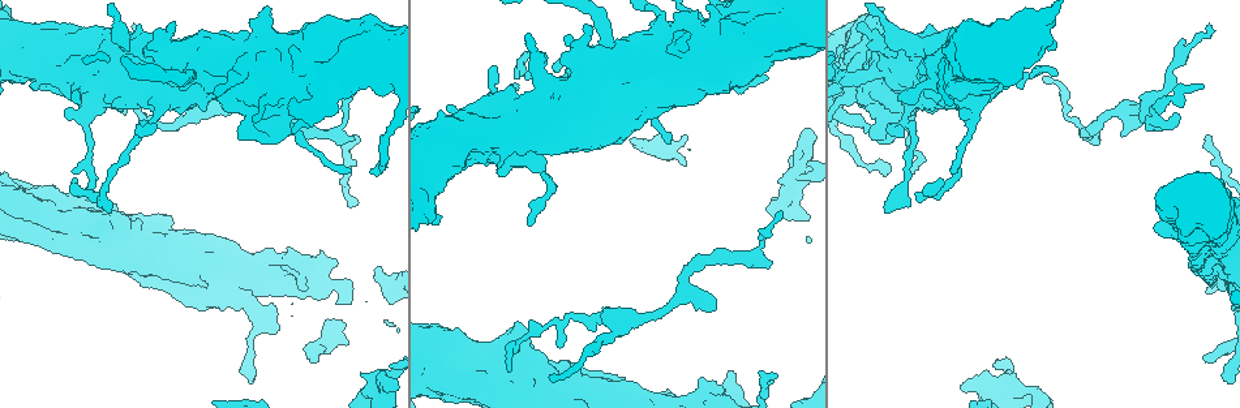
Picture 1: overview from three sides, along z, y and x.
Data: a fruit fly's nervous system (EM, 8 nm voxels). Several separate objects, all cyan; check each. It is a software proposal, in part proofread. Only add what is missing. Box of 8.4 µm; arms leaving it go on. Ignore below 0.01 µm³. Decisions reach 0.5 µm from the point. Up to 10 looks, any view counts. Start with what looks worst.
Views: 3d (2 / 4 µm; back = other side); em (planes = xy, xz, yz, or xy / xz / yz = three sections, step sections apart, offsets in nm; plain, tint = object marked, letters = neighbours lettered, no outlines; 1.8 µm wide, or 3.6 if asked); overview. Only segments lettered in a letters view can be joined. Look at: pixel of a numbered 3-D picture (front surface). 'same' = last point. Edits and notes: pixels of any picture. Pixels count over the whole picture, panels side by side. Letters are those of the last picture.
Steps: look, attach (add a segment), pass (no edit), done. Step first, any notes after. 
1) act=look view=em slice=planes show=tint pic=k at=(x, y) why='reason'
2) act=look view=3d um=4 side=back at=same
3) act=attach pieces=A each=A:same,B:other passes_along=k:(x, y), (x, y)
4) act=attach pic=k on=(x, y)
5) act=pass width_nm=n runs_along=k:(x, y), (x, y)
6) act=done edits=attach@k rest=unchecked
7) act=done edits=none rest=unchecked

act=look view=em slice=planes show=letters pic=1 at=(730, 373)

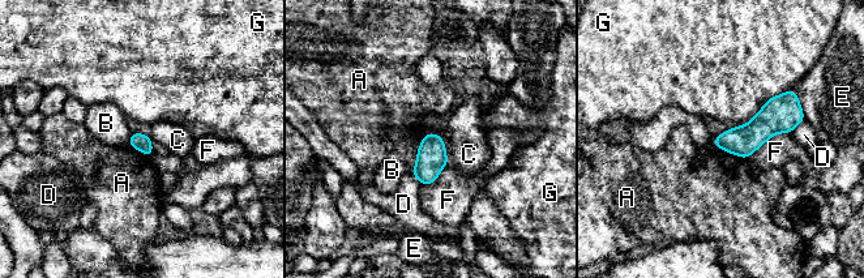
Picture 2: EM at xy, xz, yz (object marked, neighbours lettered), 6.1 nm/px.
act=pass each=A:other,B:other,C:other,D:other,E:other,F:other,G:other border=2:(715, 145), (747, 158) found='none of them fits'

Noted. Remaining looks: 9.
act=look view=em um=3.6 slice=yz step=4 show=tint pic=1 at=(206, 288) why='free end'

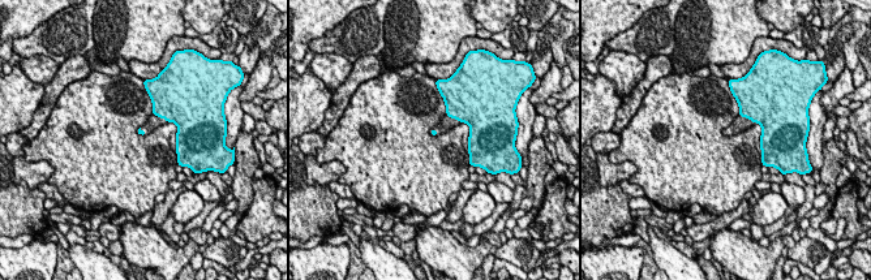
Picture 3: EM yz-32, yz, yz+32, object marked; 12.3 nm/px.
act=look view=em um=3.6 slice=planes show=letters at=same

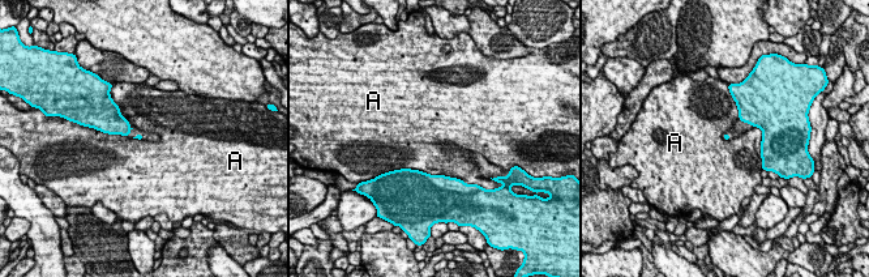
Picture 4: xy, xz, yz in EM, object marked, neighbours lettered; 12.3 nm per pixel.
act=pass each=A:other border=4:(399, 169), (418, 169), (459, 179) found='no lettered segment goes on from it'

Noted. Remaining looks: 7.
act=look view=em slice=xz step=8 show=tint pic=1 at=(1136, 119) why='an open end'

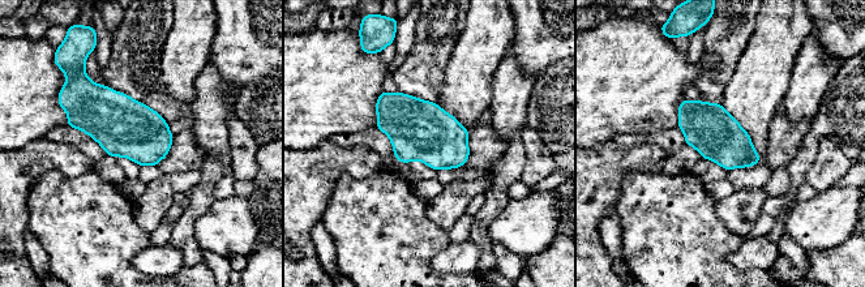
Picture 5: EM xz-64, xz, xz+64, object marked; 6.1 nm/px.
act=look view=em slice=planes show=letters at=same

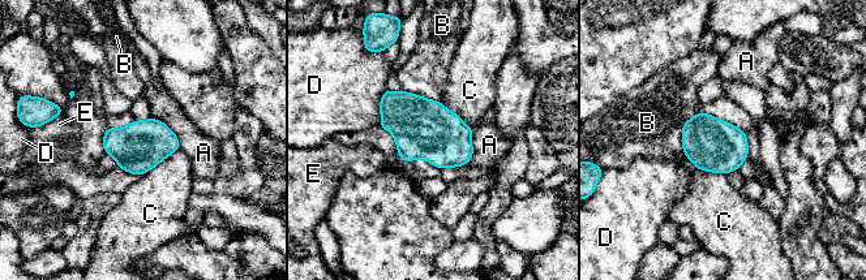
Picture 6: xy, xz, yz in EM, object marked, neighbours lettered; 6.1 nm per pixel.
act=pass each=A:other,B:other,C:other,D:other,E:other border=6:(151, 116), (175, 134), (180, 147) found='none of them fits'

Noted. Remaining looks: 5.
act=look view=3d um=2 pic=1 at=(510, 372) why='thin end'

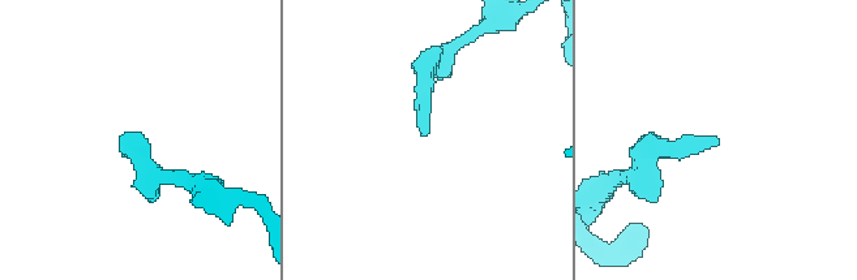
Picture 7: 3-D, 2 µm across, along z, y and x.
act=look view=em um=3.6 slice=xy step=16 show=tint pic=7 at=(715, 137)

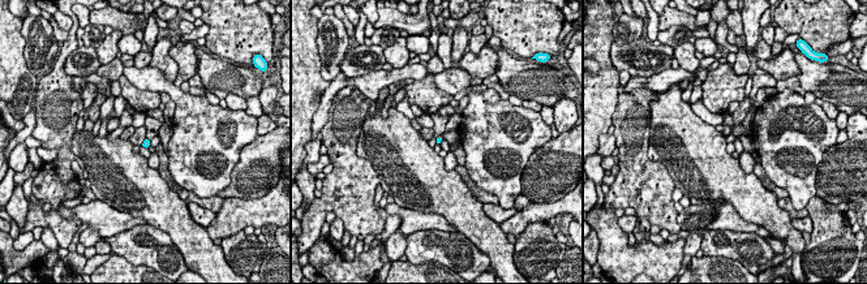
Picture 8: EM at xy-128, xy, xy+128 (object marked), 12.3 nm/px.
act=look view=em um=3.6 slice=planes show=letters at=same why='cut it another way'

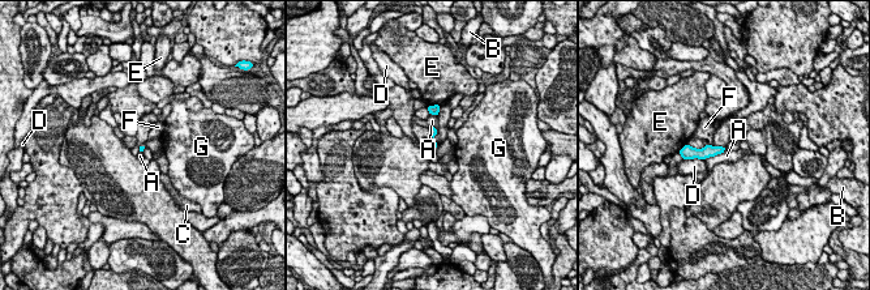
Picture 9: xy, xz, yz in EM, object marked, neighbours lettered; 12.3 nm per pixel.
act=pass longest_contact=A:320nm each=A:other,B:other,C:other,D:other,E:other,F:other,G:other found='none of them fits'

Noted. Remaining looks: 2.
act=done edits=none rest=unchecked

